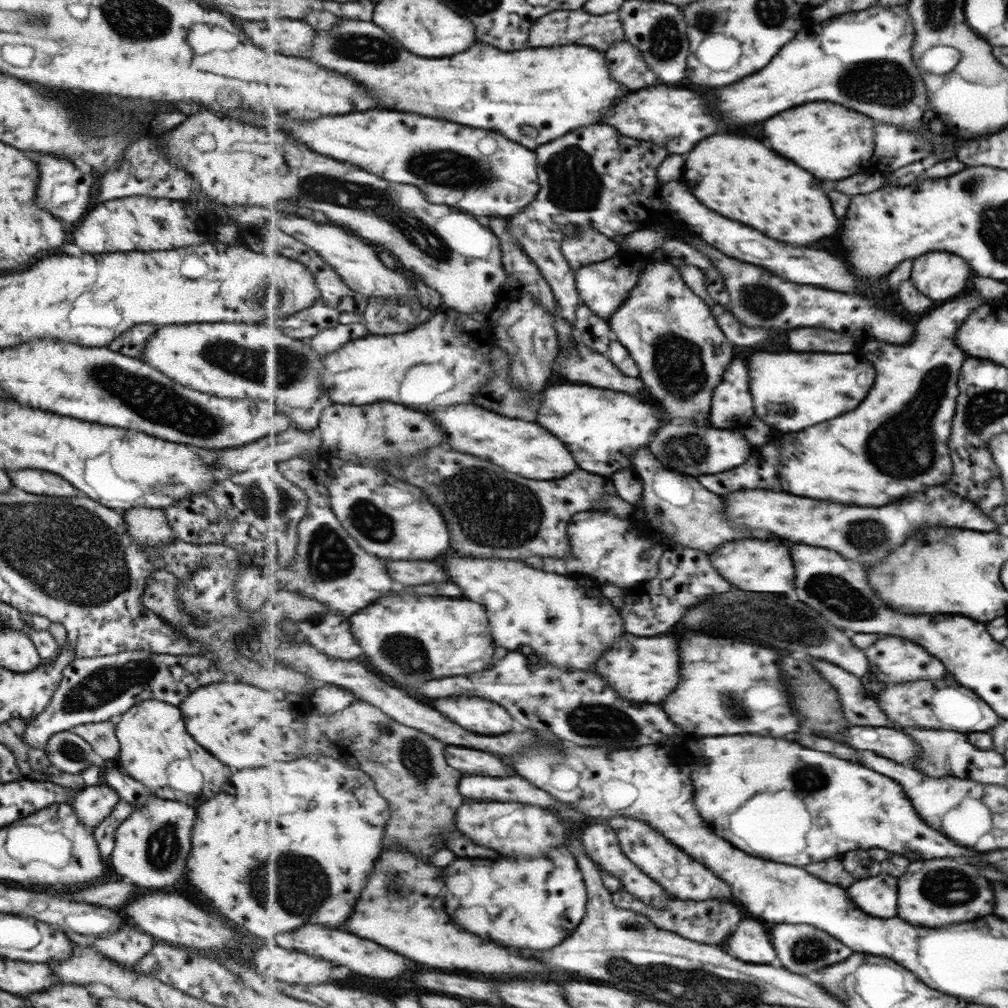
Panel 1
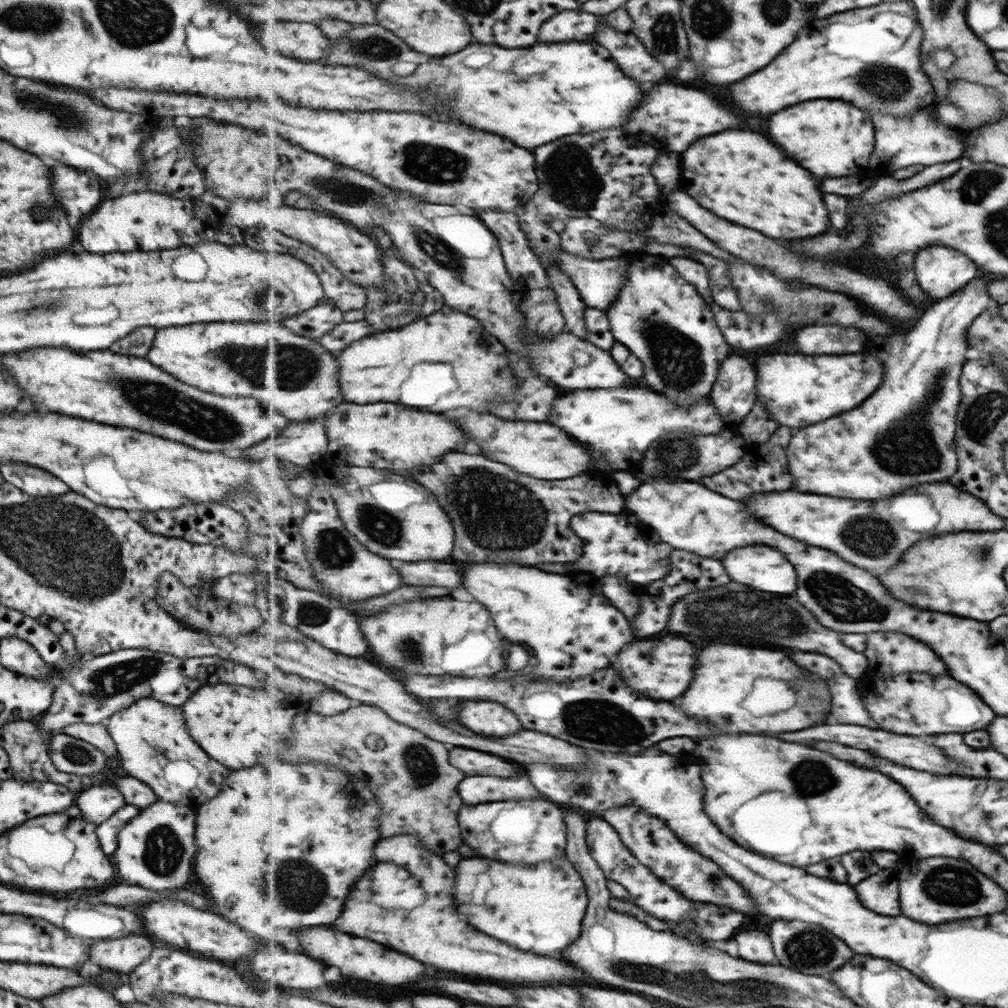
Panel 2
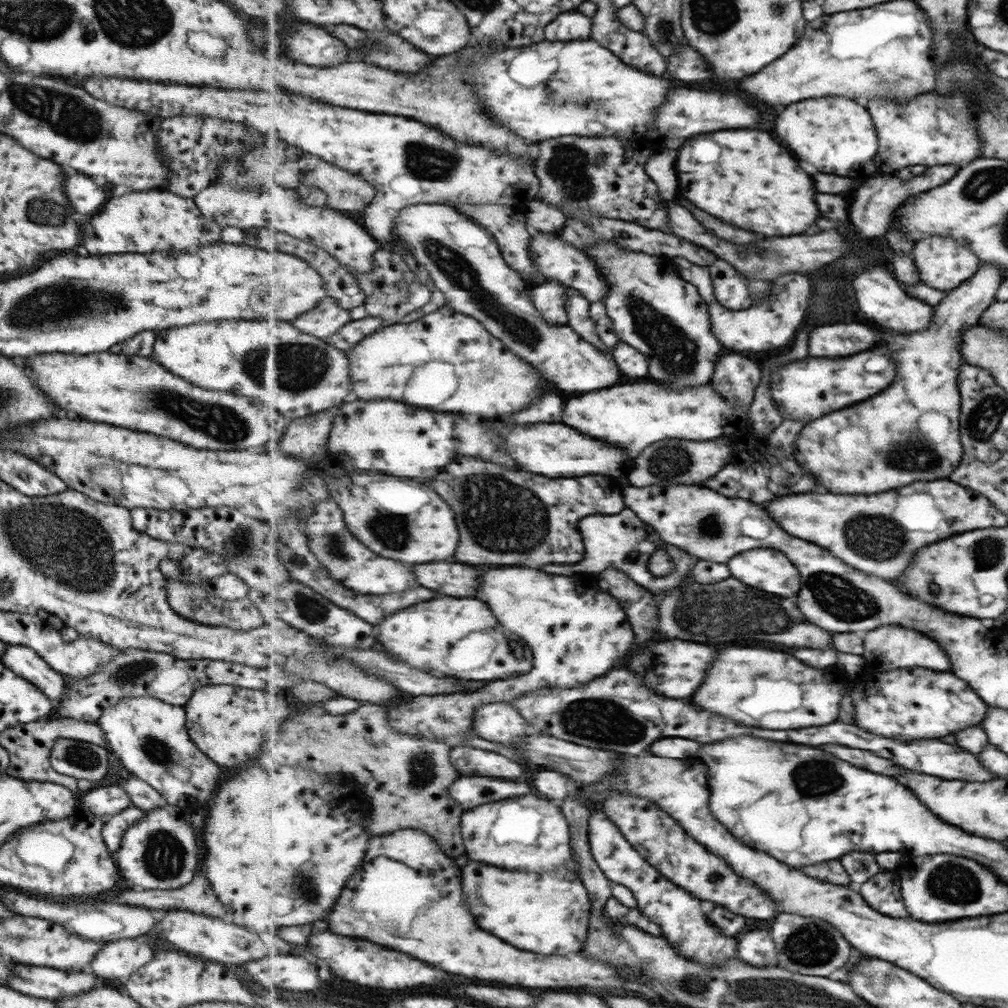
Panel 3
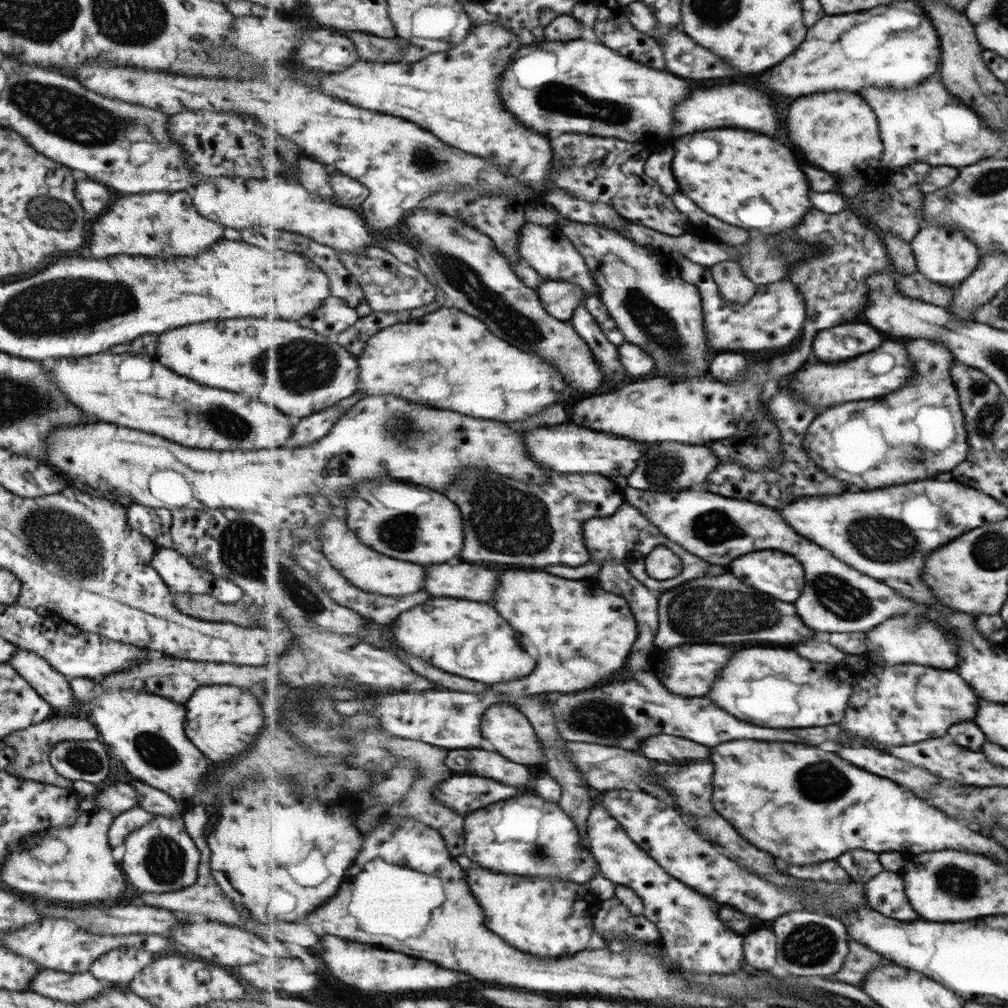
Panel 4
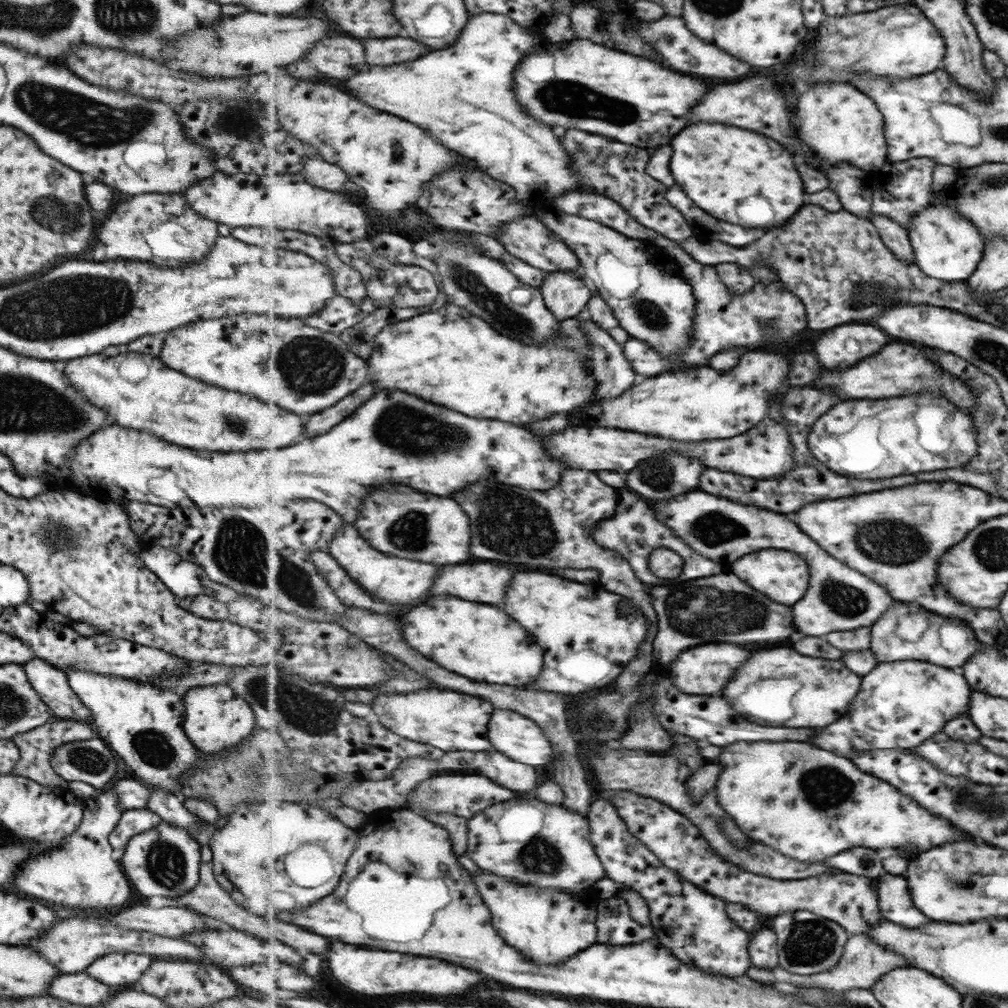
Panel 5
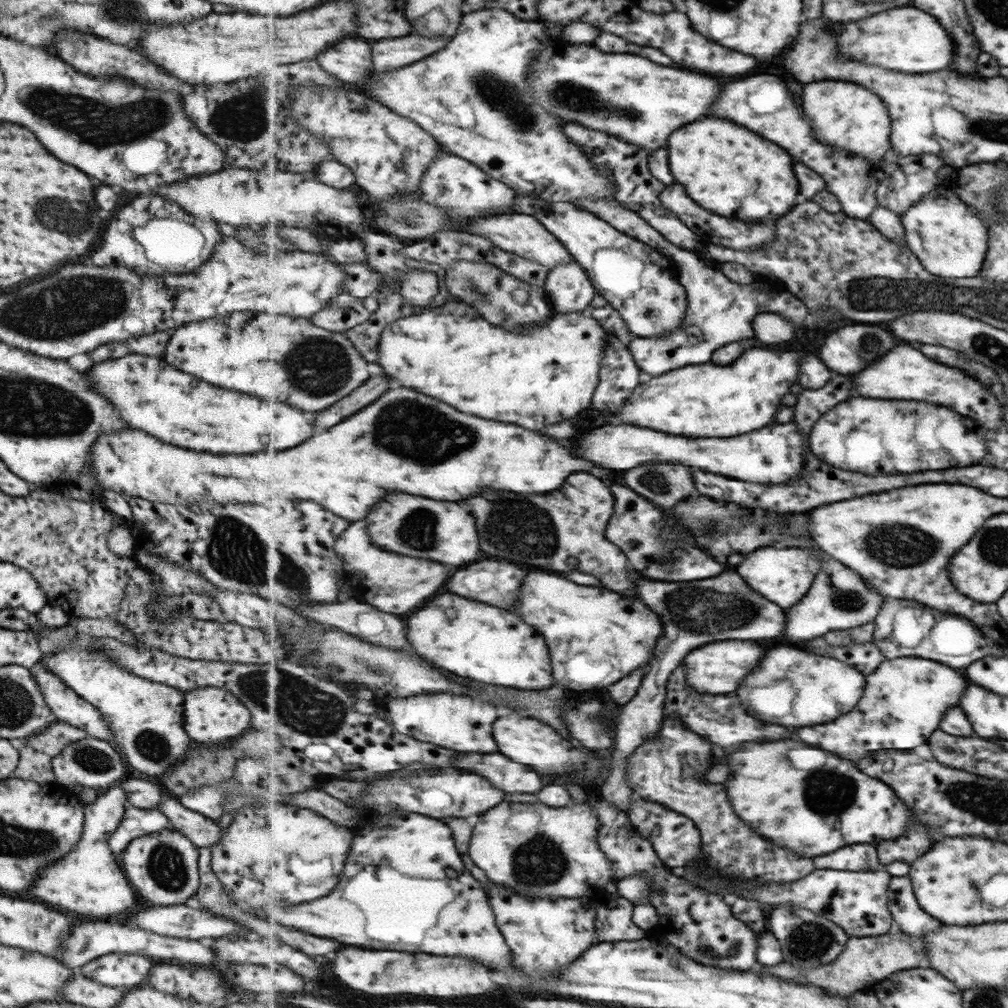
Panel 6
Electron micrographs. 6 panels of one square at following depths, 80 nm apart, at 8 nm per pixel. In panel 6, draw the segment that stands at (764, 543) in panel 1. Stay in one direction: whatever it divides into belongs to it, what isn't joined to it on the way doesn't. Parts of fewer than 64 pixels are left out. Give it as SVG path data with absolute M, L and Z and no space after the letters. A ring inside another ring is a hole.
M761 548L745 558L745 562L737 568L755 590L759 590L765 598L771 598L771 602L777 602L783 608L795 606L805 598L809 592L817 572L821 570L821 560L824 556L819 556L817 552L805 552L799 548Z

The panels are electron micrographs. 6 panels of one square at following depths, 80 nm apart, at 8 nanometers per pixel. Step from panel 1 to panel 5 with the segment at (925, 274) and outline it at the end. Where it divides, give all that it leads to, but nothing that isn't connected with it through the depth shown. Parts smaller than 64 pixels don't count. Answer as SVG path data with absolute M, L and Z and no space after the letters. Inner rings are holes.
M933 202L929 208L918 212L909 230L910 241L916 254L916 262L931 278L945 282L965 281L975 270L983 254L984 241L978 227L970 219L963 218L954 206Z

